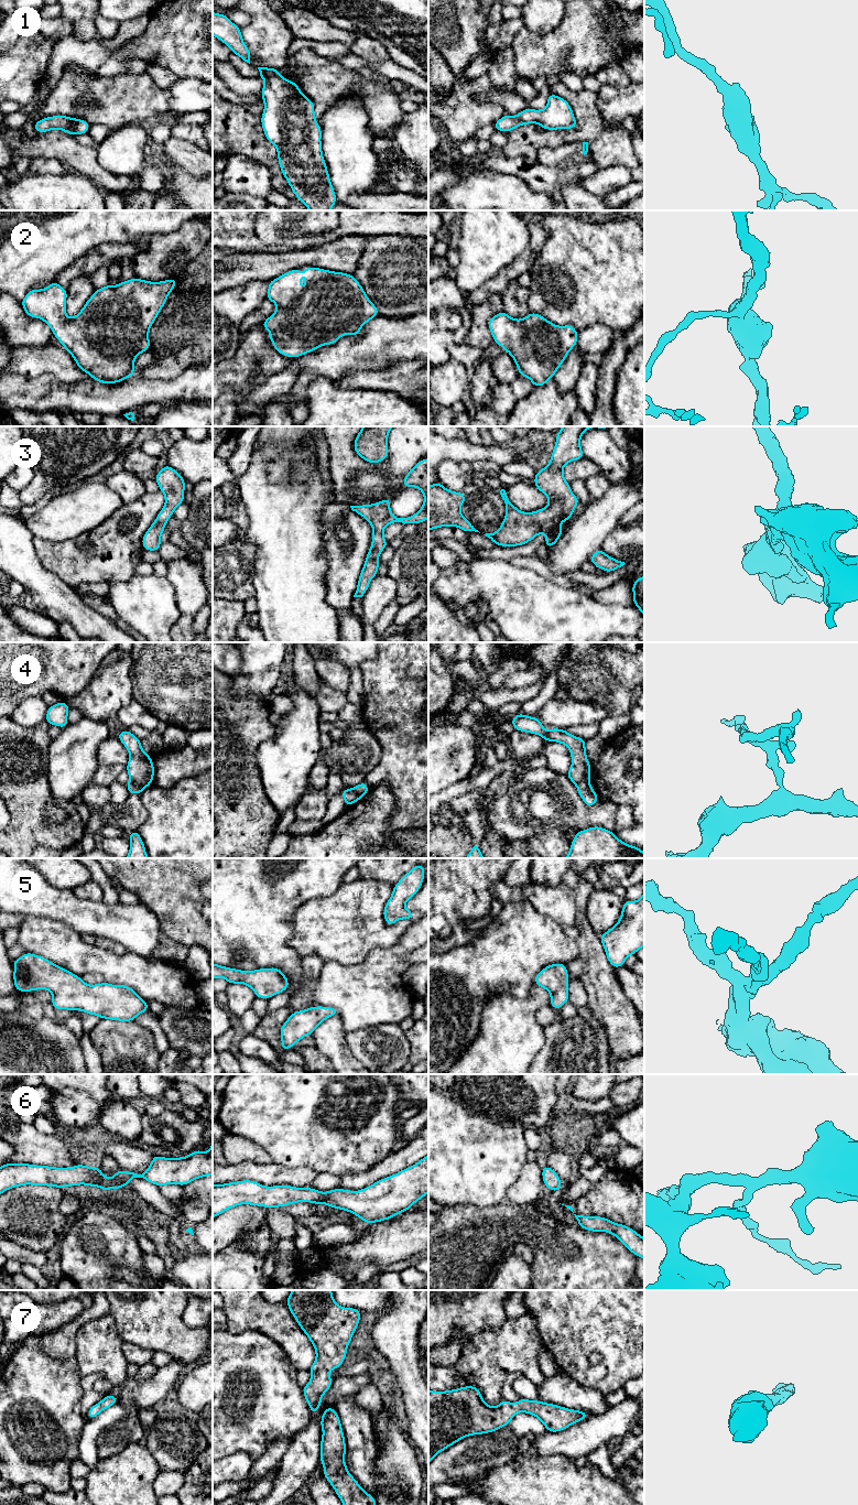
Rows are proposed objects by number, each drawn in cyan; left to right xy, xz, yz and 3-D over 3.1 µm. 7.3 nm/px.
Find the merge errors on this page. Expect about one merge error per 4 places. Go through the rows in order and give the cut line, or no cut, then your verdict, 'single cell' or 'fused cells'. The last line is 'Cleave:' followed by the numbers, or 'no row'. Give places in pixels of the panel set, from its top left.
1: no cut; single cell
2: no cut; single cell
3: no cut; single cell
4: cut in xy along (131, 779), (143, 788); fused cells
5: no cut; single cell
6: no cut; single cell
7: no cut; single cell
Cleave: 4

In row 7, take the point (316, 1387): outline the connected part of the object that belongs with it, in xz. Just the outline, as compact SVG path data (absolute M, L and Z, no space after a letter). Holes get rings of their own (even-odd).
M292 1290L285 1302L316 1352L308 1369L312 1379L303 1387L307 1405L315 1415L322 1396L333 1384L328 1373L344 1364L361 1311L338 1306L332 1290Z

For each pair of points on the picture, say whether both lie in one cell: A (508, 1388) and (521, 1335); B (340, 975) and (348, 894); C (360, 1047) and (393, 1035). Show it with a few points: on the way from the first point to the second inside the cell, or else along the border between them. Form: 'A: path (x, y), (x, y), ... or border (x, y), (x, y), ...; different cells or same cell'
A: border (518, 1372), (507, 1377), (502, 1397); different cells
B: border (366, 955), (362, 961), (351, 965), (325, 961); different cells
C: path (368, 1047), (381, 1047), (386, 1042); same cell

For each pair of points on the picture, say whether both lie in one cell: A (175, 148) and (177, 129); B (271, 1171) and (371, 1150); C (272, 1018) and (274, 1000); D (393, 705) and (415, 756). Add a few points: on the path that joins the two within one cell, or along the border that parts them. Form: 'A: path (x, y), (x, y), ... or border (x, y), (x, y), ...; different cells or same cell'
A: border (173, 137), (194, 143), (199, 149); different cells
B: border (272, 1160), (288, 1167), (308, 1167), (314, 1171); different cells
C: border (288, 1005), (268, 1013); different cells
D: path (395, 717), (409, 744); same cell

